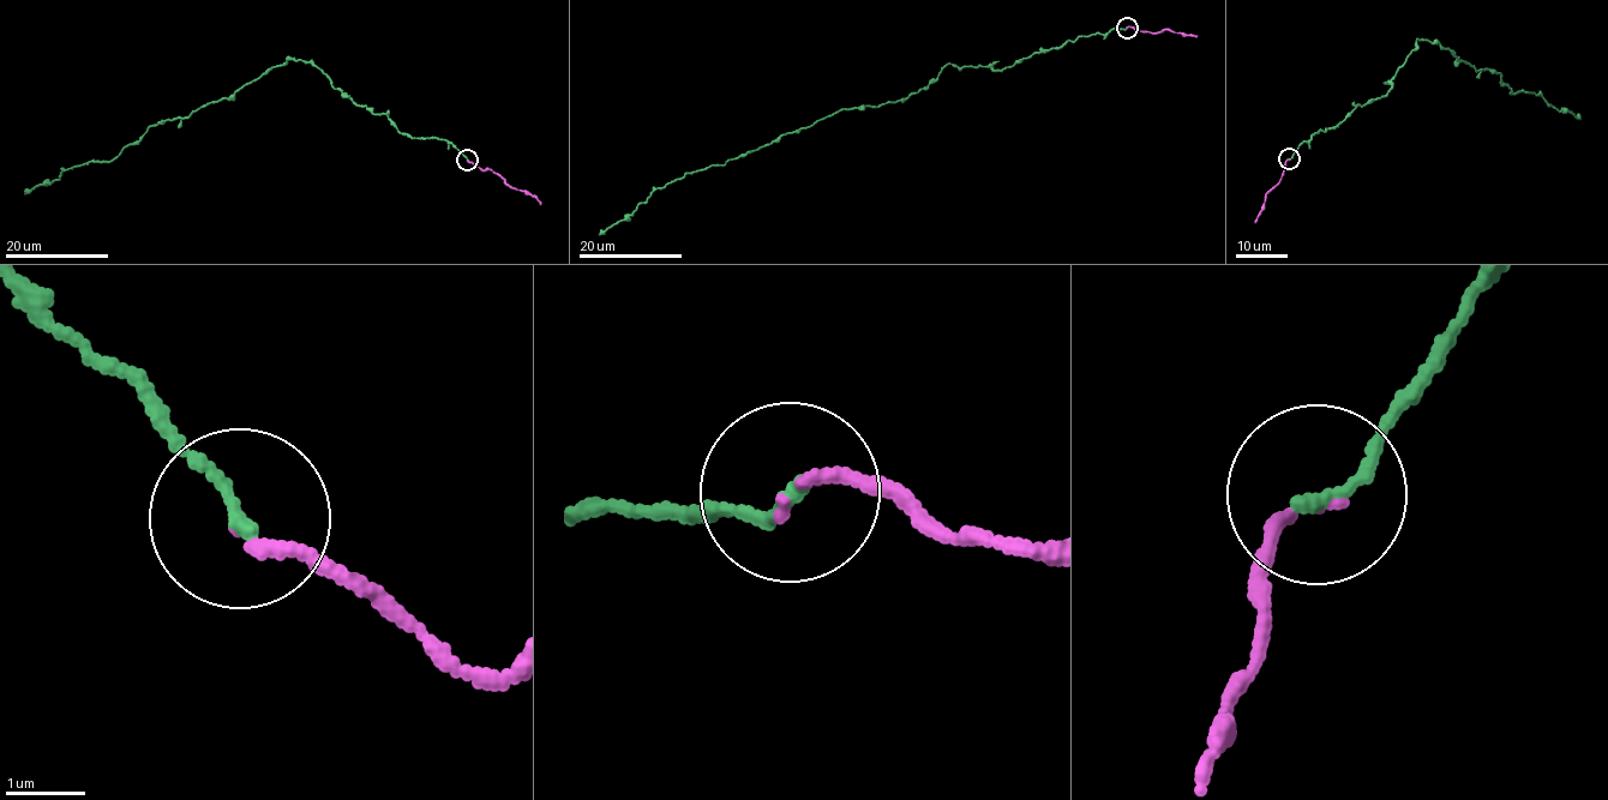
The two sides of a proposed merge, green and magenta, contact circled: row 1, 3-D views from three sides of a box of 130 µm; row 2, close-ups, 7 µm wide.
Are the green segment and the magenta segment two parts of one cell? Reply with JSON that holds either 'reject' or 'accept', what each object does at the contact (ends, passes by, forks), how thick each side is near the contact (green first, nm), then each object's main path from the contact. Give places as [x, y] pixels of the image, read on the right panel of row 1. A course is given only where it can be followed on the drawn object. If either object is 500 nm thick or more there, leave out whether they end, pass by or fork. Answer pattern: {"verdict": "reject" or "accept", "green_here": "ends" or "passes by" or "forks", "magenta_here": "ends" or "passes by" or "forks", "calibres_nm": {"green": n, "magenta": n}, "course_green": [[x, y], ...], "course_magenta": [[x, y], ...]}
{"verdict": "accept", "green_here": "ends", "magenta_here": "ends", "calibres_nm": {"green": 170, "magenta": 120}, "course_green": [[1289, 160], [1319, 130], [1386, 94], [1417, 38], [1476, 70], [1499, 72], [1510, 92], [1538, 95], [1580, 119]], "course_magenta": [[1289, 160], [1279, 181], [1266, 193], [1255, 222]]}

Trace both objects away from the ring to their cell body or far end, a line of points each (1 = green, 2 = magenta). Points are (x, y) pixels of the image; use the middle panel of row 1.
1: (1127, 28), (1079, 35), (996, 71), (948, 64), (906, 98), (841, 108), (724, 164), (688, 173), (599, 235)
2: (1127, 28), (1154, 34), (1166, 29), (1196, 36)

